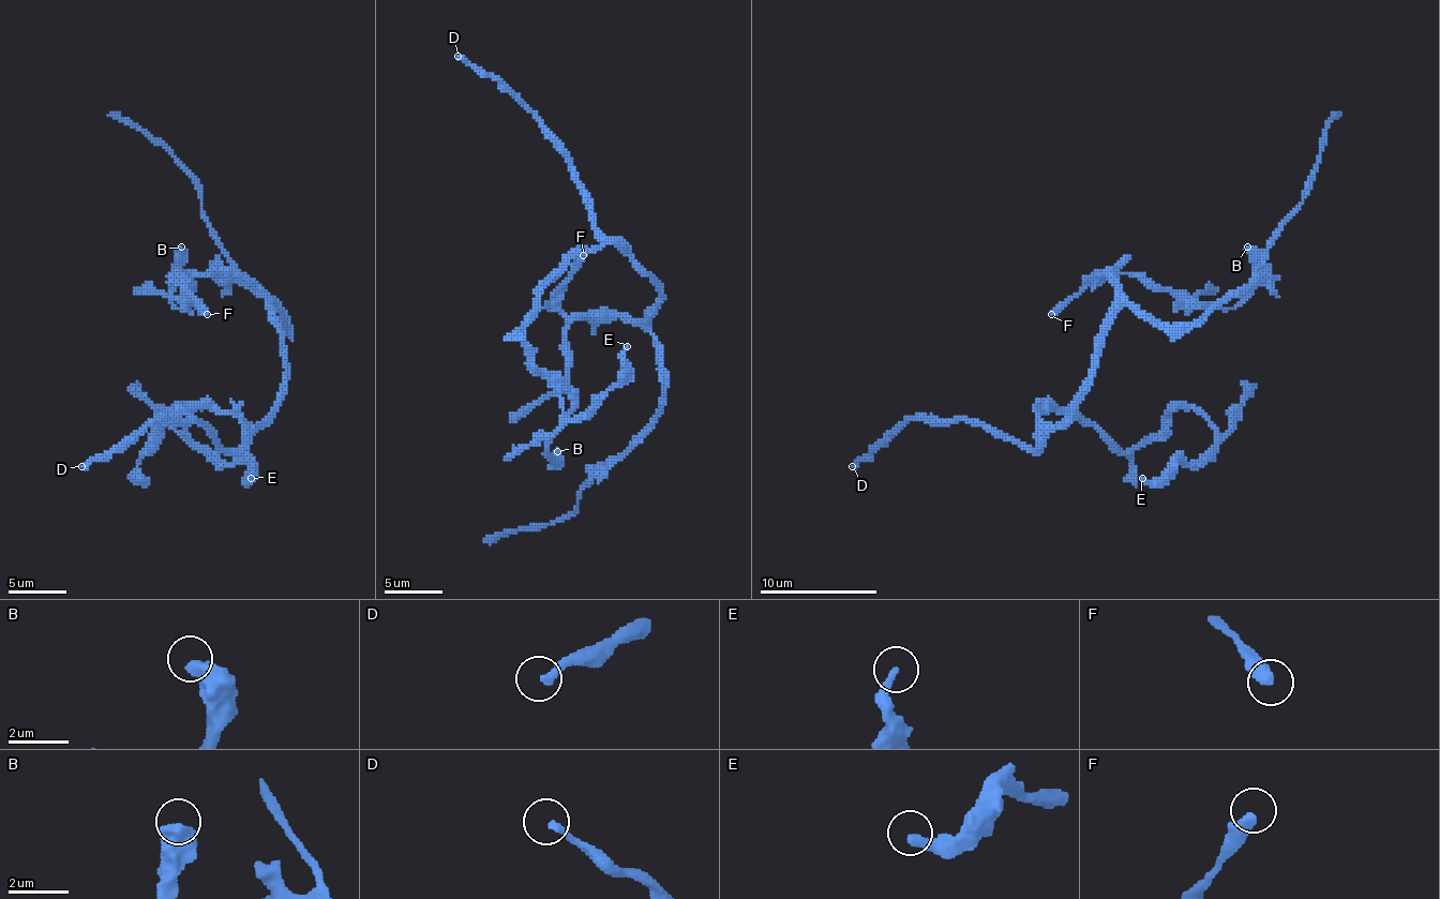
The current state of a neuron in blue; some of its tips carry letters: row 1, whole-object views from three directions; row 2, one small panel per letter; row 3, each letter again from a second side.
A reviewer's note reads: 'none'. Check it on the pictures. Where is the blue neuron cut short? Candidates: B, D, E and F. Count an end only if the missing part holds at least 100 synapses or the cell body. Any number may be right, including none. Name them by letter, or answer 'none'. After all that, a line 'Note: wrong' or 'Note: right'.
none
Note: right

